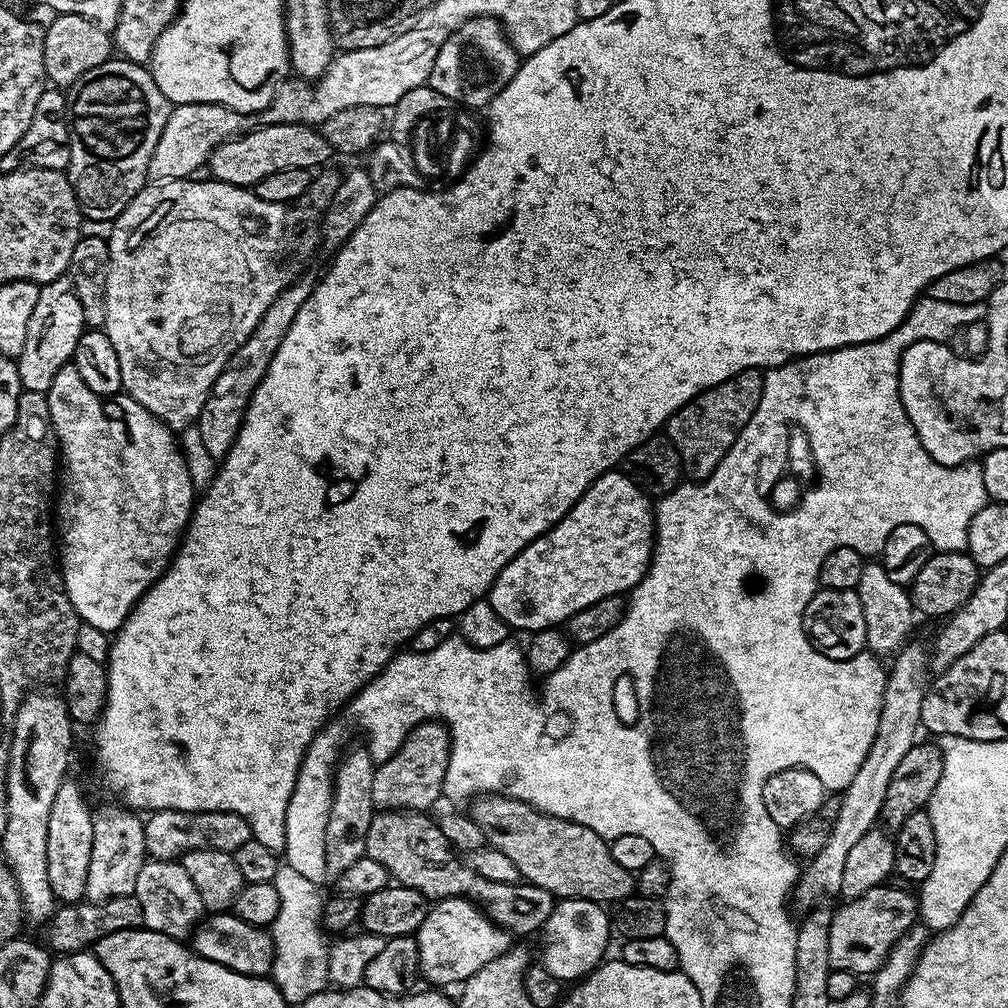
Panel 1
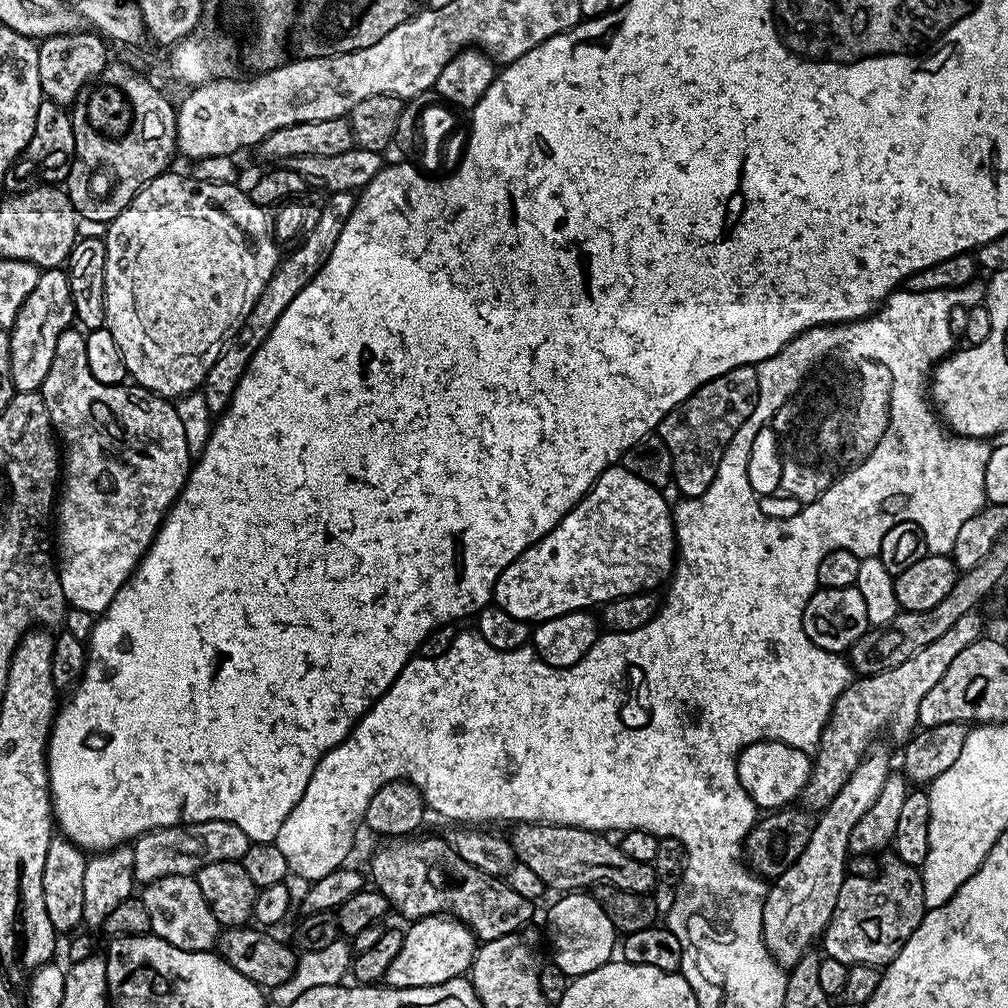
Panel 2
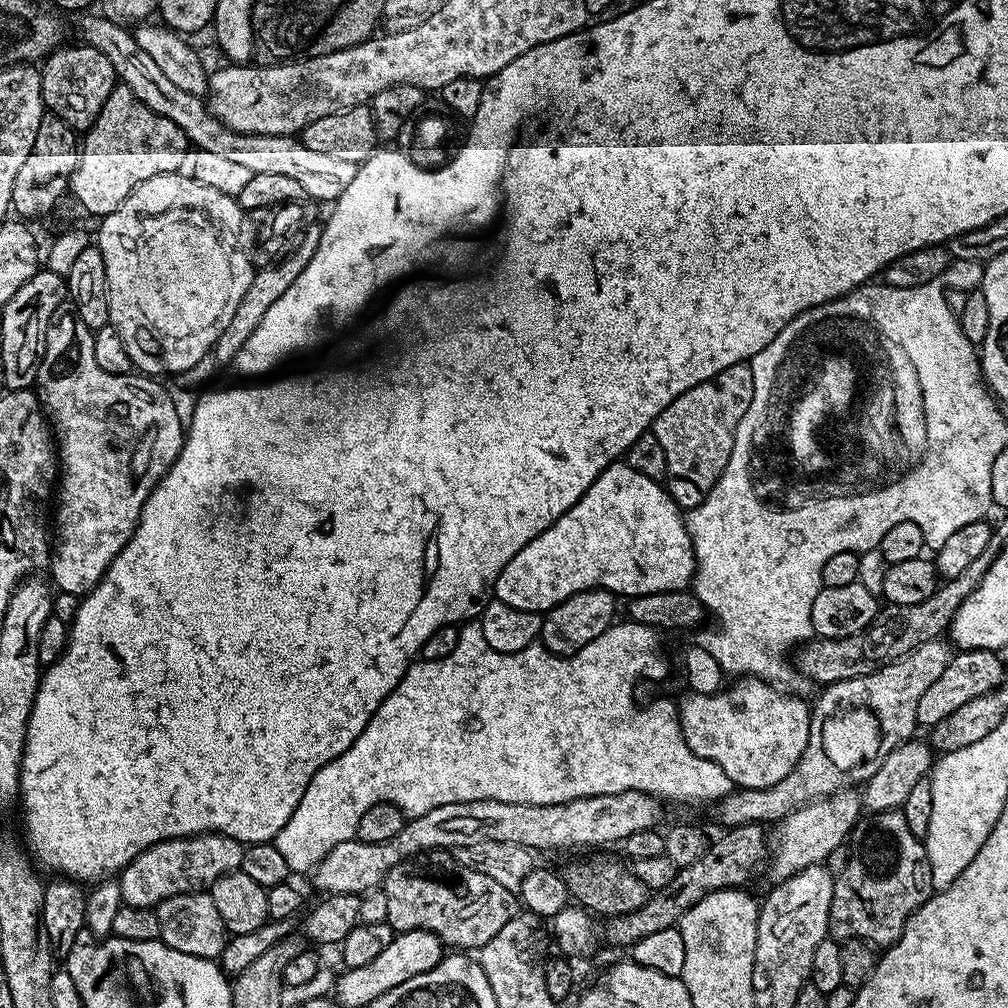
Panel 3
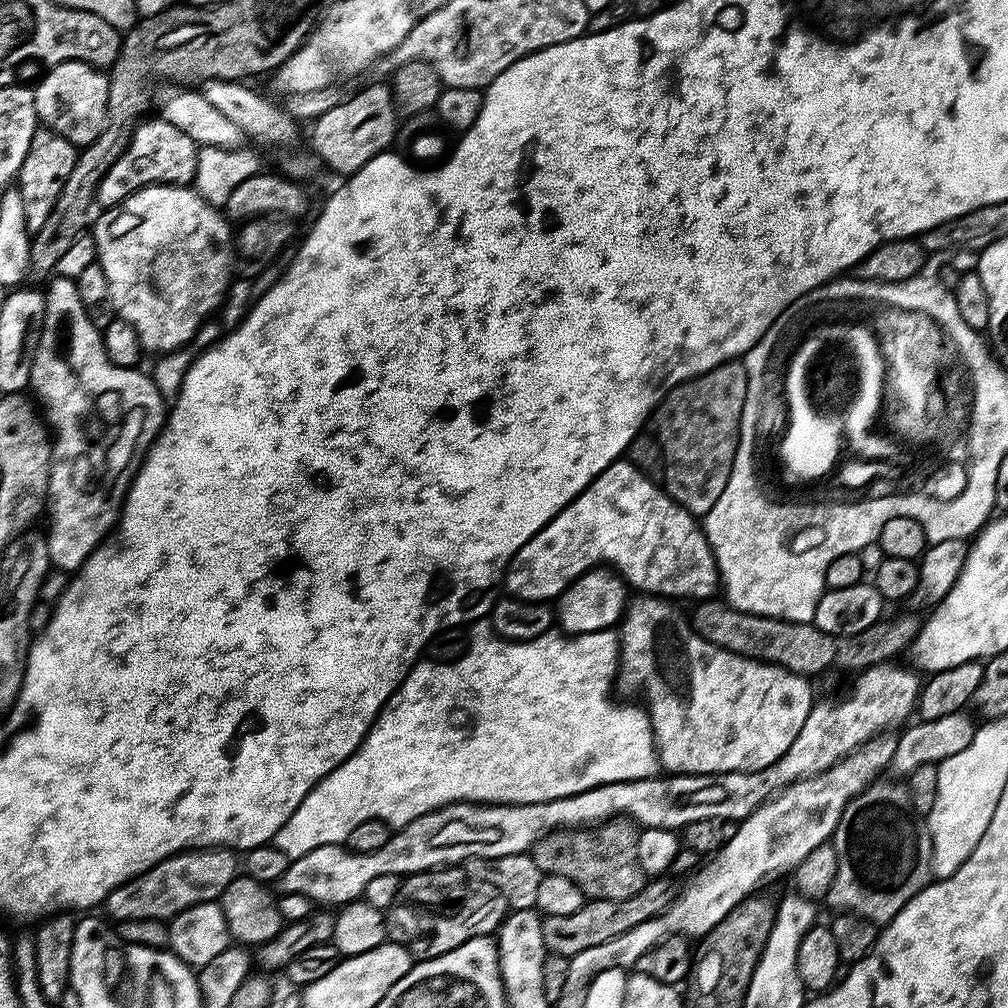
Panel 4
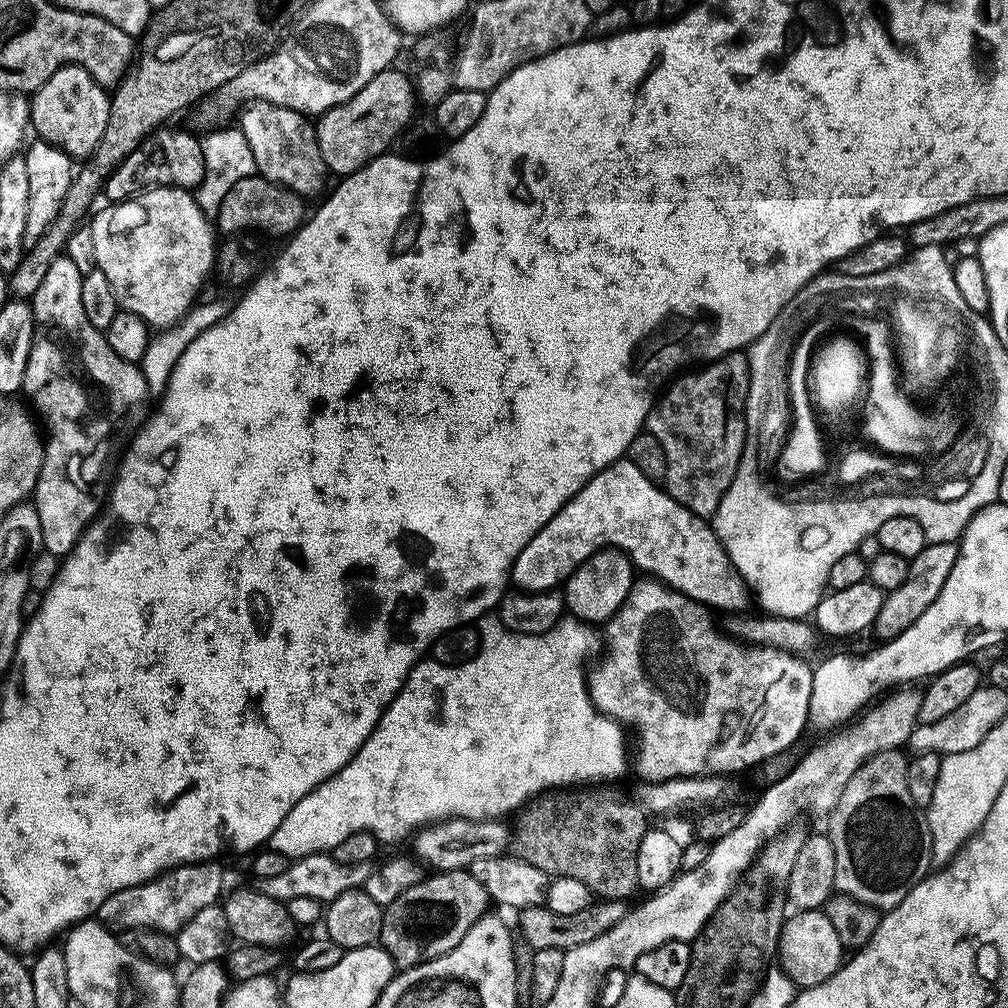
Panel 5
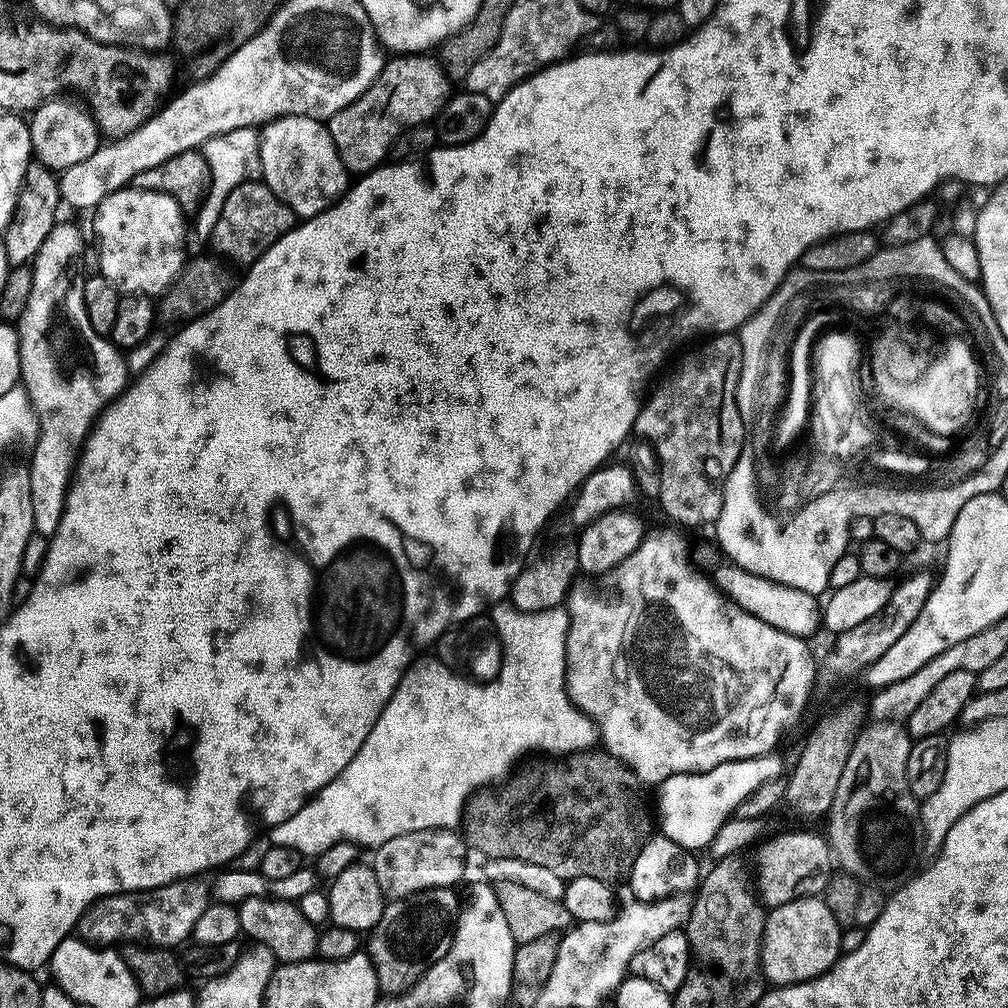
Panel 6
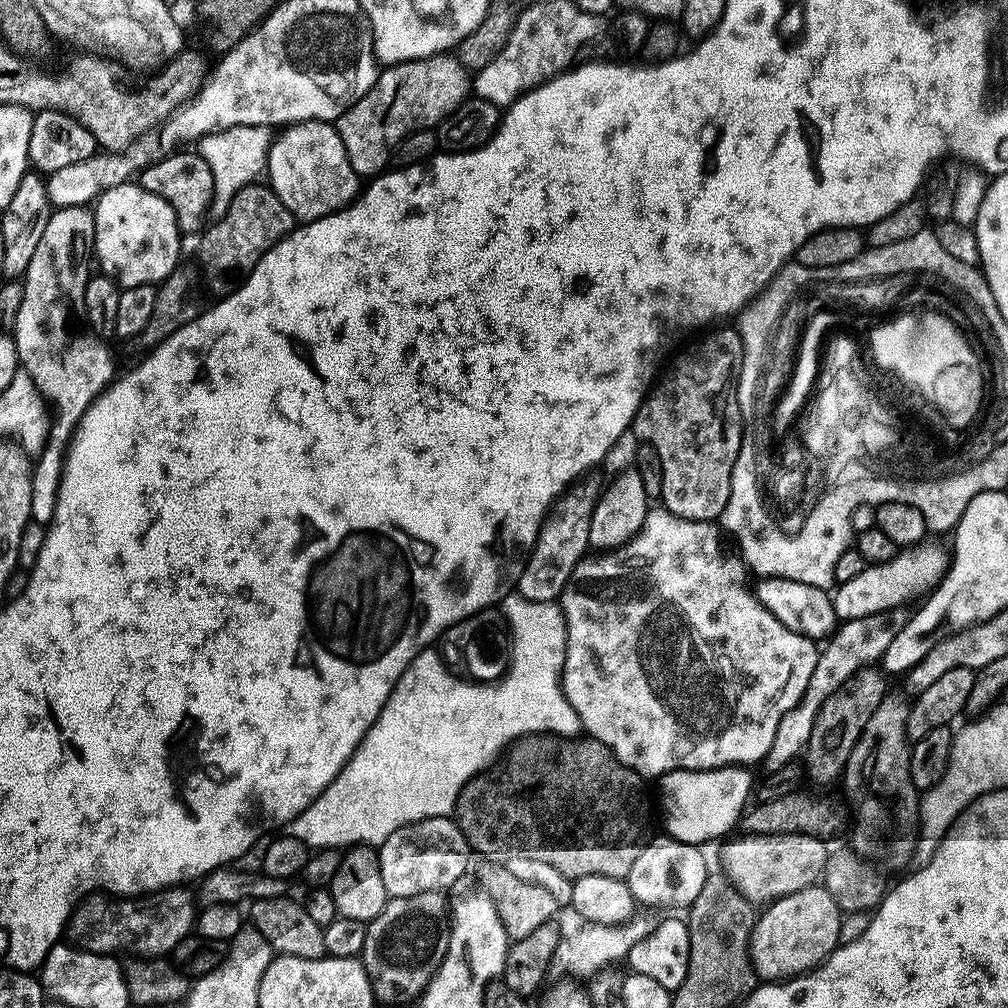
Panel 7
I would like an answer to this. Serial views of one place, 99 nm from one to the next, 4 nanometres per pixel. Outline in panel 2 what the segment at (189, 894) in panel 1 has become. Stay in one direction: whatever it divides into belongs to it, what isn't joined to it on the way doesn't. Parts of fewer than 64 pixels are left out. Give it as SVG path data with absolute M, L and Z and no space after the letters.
M195 875L149 880L143 888L142 899L150 914L151 935L170 942L170 946L178 946L178 950L210 952L215 949L222 926L218 918L214 918L214 910L206 906L206 898L202 898Z

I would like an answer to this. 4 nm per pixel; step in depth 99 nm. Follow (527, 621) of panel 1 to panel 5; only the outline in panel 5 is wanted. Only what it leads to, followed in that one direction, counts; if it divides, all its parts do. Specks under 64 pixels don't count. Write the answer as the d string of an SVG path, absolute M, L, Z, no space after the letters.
M614 463L604 468L597 476L589 480L588 485L572 497L564 507L534 534L532 541L524 547L522 554L512 567L511 583L517 589L527 592L544 592L563 585L568 577L580 567L580 563L588 559L605 542L611 542L622 549L630 557L631 563L641 568L641 573L653 574L668 587L697 600L699 604L707 604L713 610L721 608L724 612L743 613L748 604L750 589L742 577L736 573L736 568L730 562L726 550L716 537L713 525L707 519L693 516L659 483L646 478L646 474L636 472L627 476L620 472L621 465Z

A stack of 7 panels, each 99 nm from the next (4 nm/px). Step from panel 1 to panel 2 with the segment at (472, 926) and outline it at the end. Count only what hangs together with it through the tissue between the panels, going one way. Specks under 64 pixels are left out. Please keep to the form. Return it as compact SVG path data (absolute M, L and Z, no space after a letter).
M443 914L424 916L413 920L404 932L404 945L398 950L398 958L390 962L383 983L390 988L417 988L418 986L438 986L447 980L464 976L476 959L478 941L471 930L460 920Z

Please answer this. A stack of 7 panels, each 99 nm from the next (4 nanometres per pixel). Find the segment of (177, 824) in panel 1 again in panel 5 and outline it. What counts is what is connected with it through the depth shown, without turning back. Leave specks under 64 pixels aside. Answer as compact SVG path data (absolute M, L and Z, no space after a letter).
M216 862L182 864L154 880L147 880L145 884L135 884L126 890L118 890L110 894L106 902L102 902L95 919L116 934L129 932L132 928L178 933L182 926L186 926L186 922L190 922L190 918L194 918L194 914L198 914L198 910L206 910L206 906L221 899L220 887L224 884L224 876L218 865Z

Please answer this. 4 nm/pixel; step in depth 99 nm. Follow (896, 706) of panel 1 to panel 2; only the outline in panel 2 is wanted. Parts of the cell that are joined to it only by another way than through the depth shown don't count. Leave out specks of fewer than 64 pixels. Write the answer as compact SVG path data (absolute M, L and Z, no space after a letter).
M872 750L850 774L846 786L838 790L834 802L819 813L814 834L810 834L810 843L802 850L798 862L790 866L781 876L771 881L764 893L764 909L762 910L762 930L764 945L768 953L785 969L792 969L800 958L813 947L824 935L824 927L830 922L830 914L834 914L834 906L838 902L838 890L842 890L842 882L846 875L850 853L850 830L858 826L860 819L874 806L874 798L878 798L886 778L890 774L888 756L884 752Z

